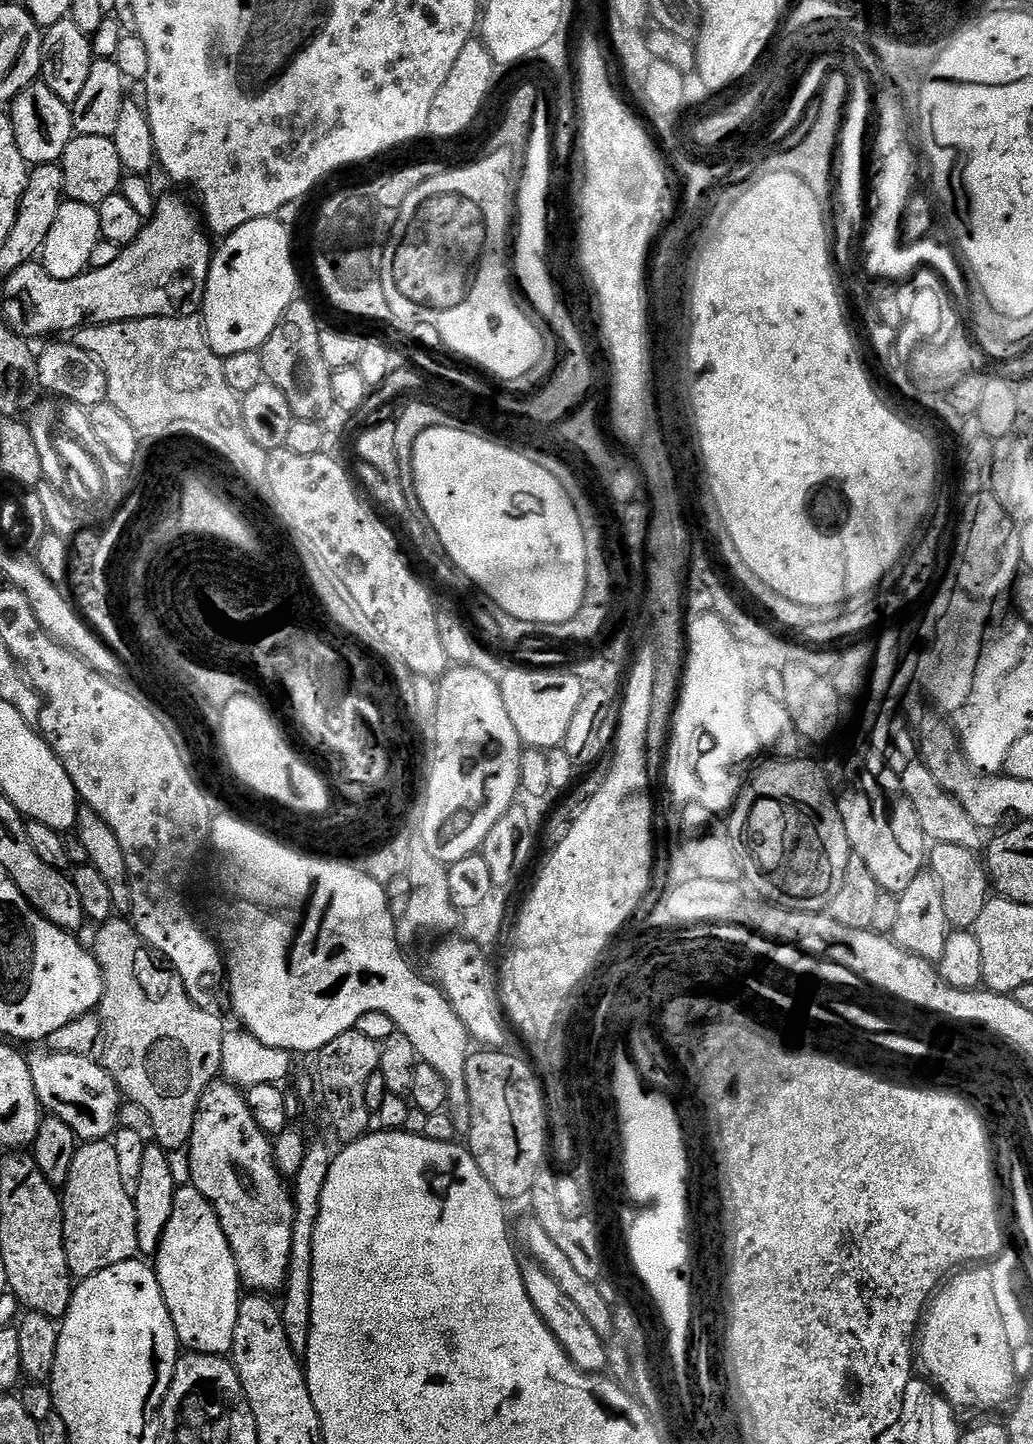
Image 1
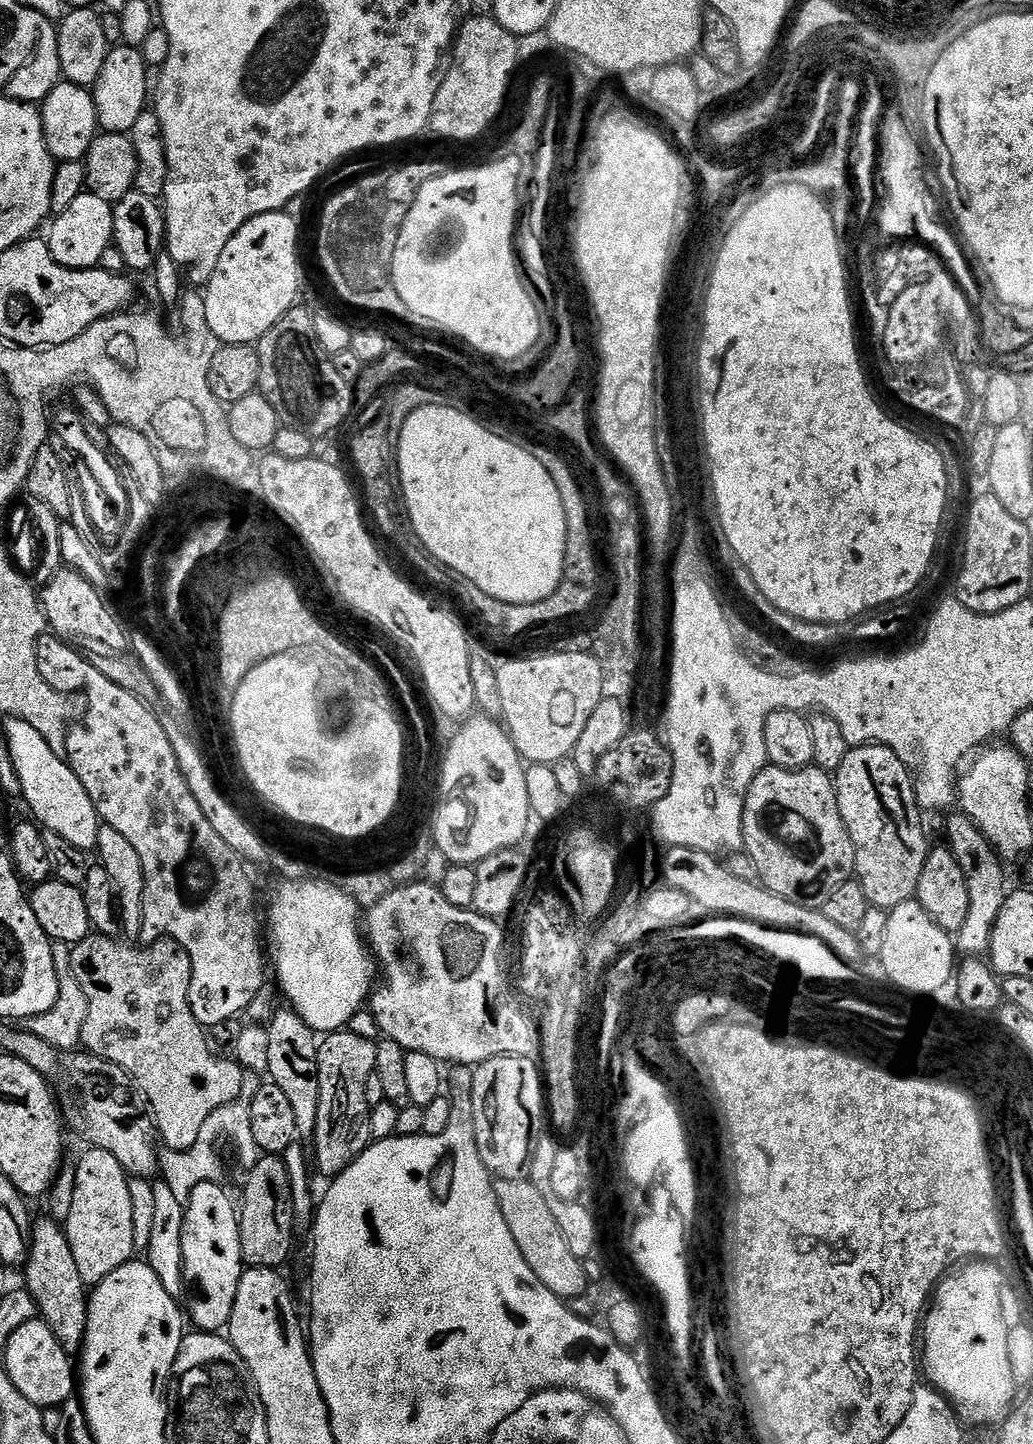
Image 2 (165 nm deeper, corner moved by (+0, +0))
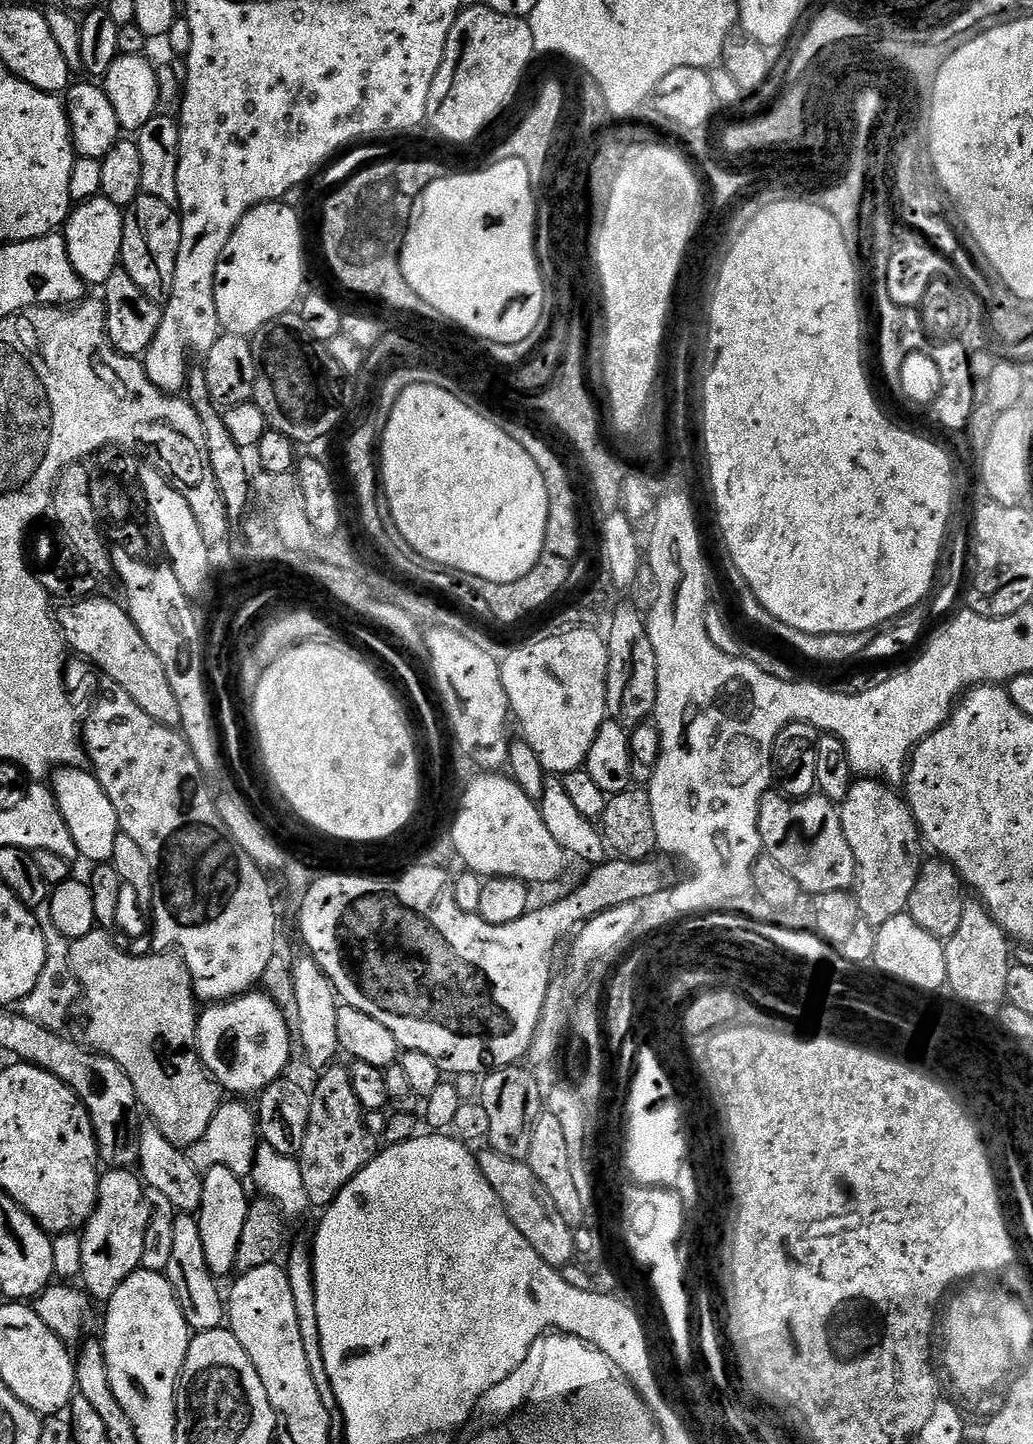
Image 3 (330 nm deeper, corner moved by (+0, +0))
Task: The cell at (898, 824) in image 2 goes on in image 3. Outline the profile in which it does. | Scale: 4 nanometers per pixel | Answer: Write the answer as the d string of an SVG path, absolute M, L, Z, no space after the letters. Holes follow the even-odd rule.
M879 778L857 779L838 811L846 842L850 842L850 850L854 850L854 895L860 918L871 928L878 929L890 922L890 918L905 915L908 911L910 894L914 882L918 882L922 863L920 830L908 809L907 799Z

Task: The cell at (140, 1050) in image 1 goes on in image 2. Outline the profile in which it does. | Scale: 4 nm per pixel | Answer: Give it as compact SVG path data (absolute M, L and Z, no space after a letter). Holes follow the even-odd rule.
M89 934L81 944L77 944L72 948L72 976L82 986L82 990L86 990L86 998L90 1002L90 1010L86 1014L86 1022L82 1025L80 1043L91 1055L99 1056L101 1060L108 1061L108 1063L113 1064L115 1068L120 1068L130 1077L131 1083L138 1089L139 1095L143 1097L147 1107L150 1109L150 1115L155 1123L156 1131L163 1147L175 1152L190 1150L190 1146L194 1146L194 1142L198 1142L198 1134L202 1134L202 1125L206 1123L206 1118L210 1118L210 1114L214 1114L214 1110L218 1110L218 1106L226 1106L239 1098L239 1091L242 1089L242 1080L246 1072L235 1059L223 1060L222 1057L216 1056L215 1050L208 1045L209 1033L204 1025L198 1022L198 1018L194 1018L192 1007L190 1006L190 998L188 997L190 994L192 963L190 962L190 954L186 954L184 947L177 940L169 940L167 938L157 939L155 942L144 946L148 948L136 947L140 946L121 942L111 936Z

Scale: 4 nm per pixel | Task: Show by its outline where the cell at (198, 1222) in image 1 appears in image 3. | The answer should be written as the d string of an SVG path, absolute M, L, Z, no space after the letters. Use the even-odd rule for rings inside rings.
M221 1164L211 1165L202 1176L202 1200L195 1223L200 1231L200 1249L204 1252L204 1264L217 1278L223 1278L235 1267L238 1242L242 1238L242 1226L246 1224L250 1203L250 1196L244 1193L244 1183L241 1177L235 1176Z

